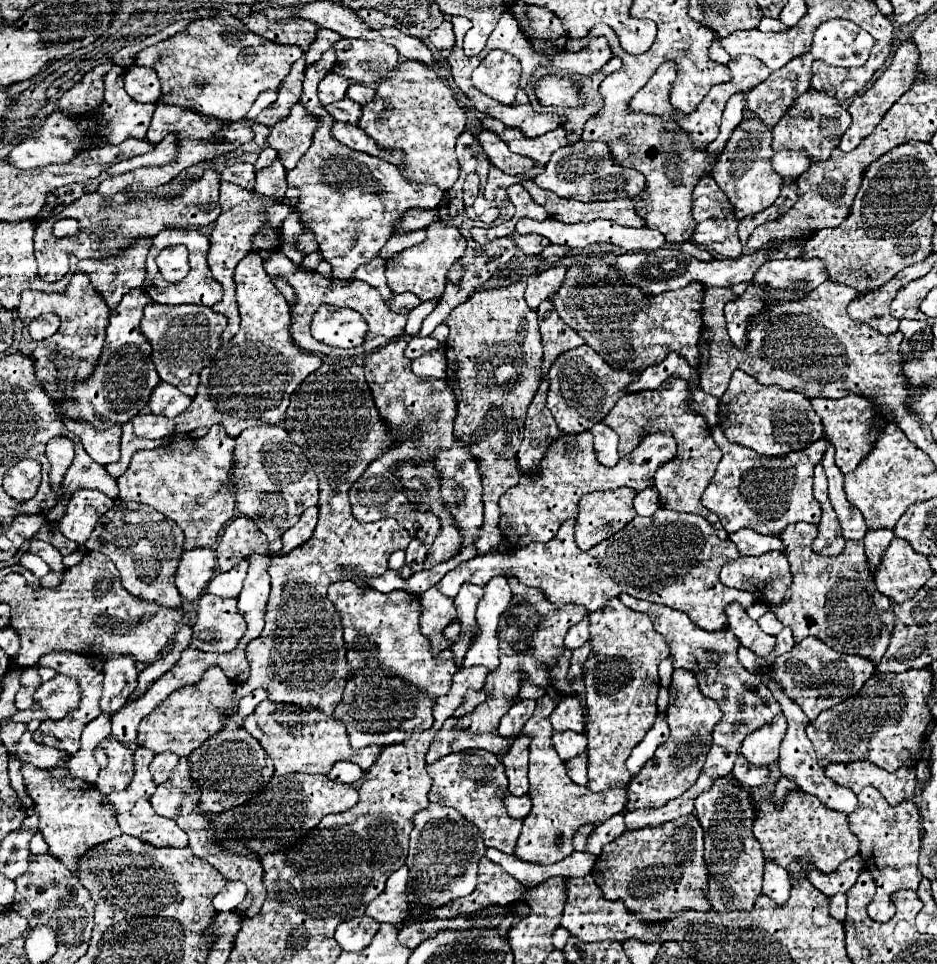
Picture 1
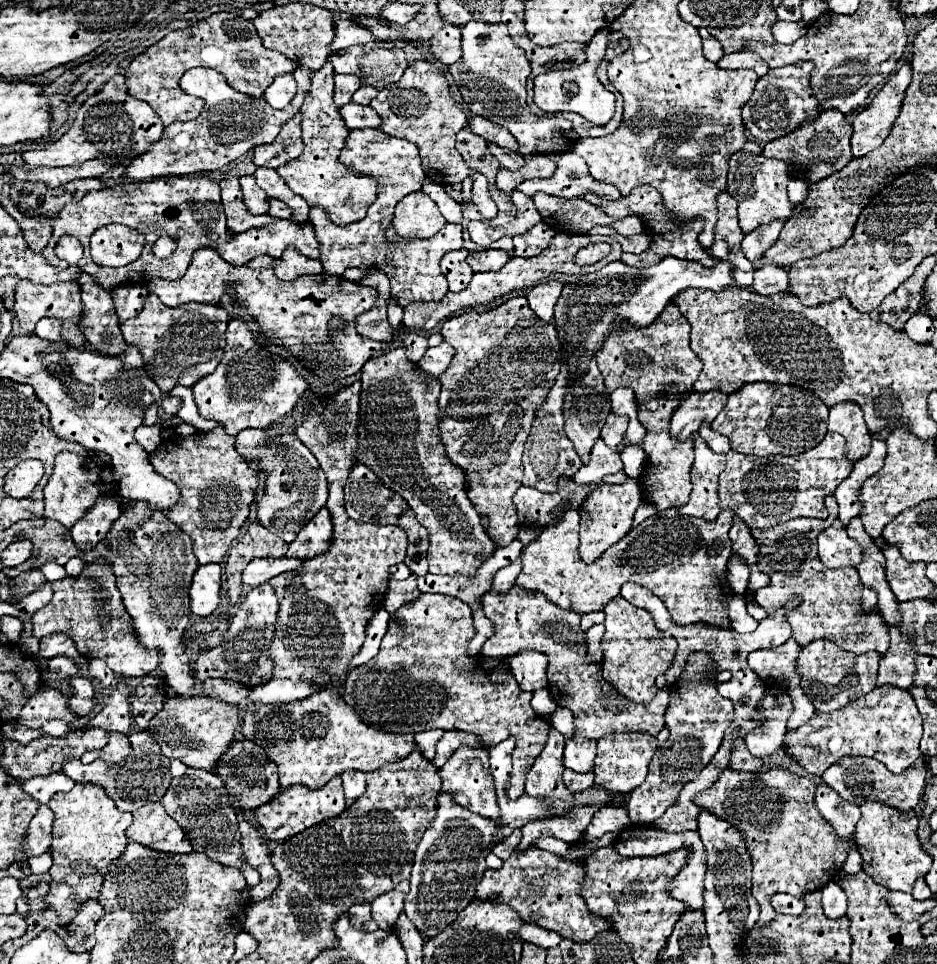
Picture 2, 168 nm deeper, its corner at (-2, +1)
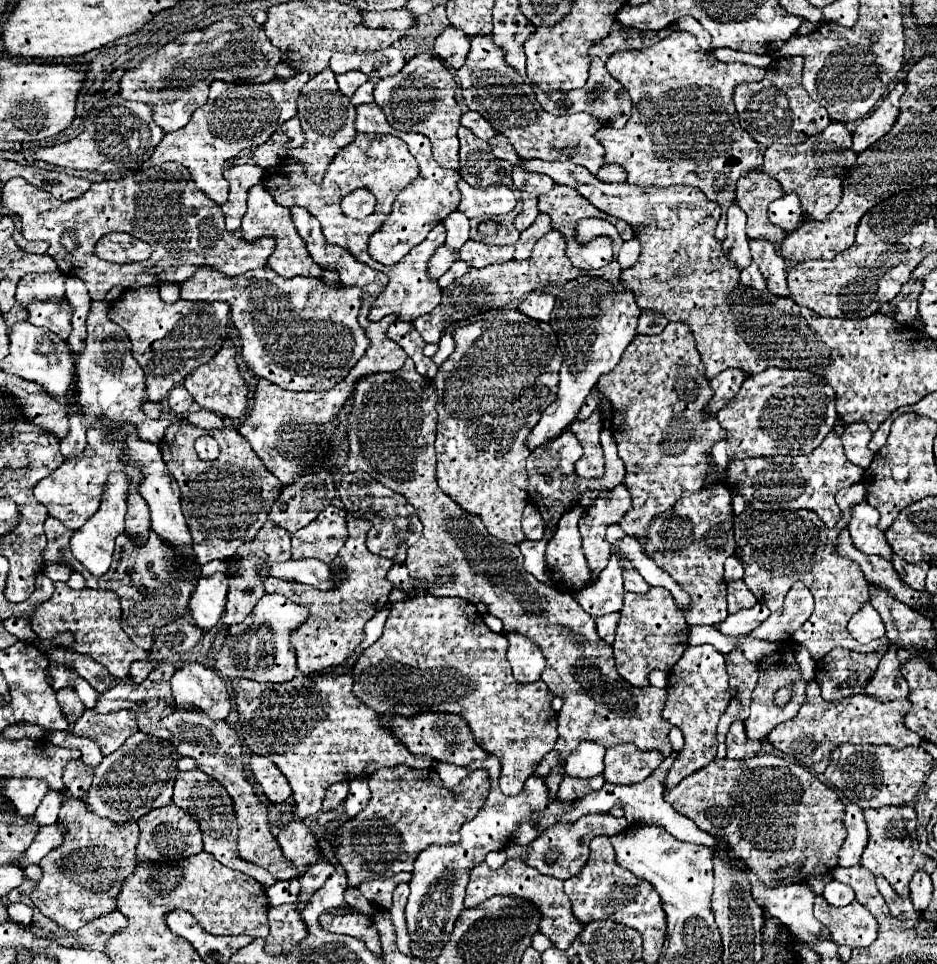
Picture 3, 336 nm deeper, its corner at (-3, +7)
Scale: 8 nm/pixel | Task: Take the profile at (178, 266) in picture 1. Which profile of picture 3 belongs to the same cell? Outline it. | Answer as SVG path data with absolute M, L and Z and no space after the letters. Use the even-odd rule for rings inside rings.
M161 164L143 172L125 176L121 180L105 180L91 184L91 188L69 202L53 198L49 192L37 190L23 178L13 178L3 186L3 204L17 216L21 216L21 232L27 240L49 242L47 254L51 254L59 270L67 276L77 276L87 284L93 300L103 300L113 286L137 288L137 274L153 274L159 282L183 282L193 276L201 266L213 266L225 276L243 274L267 264L267 258L275 250L275 238L257 238L253 242L239 238L225 228L223 210L207 194L197 190L191 178L179 178L179 164ZM65 228L73 228L79 240L79 248L71 254L59 244ZM113 230L129 232L153 246L153 254L145 262L129 262L121 266L109 266L109 262L93 254L95 242Z

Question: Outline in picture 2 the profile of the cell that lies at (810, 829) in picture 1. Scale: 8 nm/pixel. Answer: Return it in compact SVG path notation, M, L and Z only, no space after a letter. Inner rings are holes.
M726 768L720 772L718 780L708 790L694 796L694 804L700 810L712 812L718 818L730 822L746 842L746 850L752 858L752 894L762 910L756 924L758 927L766 926L776 916L774 908L770 905L772 894L792 892L794 896L804 896L832 882L834 876L838 876L838 872L842 870L848 844L844 844L844 840L836 836L832 824L828 824L820 816L814 804L814 792L816 784L810 778L792 774L786 768L770 768L766 772L736 772Z

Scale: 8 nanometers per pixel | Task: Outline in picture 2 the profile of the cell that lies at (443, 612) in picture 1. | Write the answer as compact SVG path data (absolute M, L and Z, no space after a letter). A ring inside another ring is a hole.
M422 594L418 600L404 604L390 616L388 632L382 638L378 656L348 674L346 682L342 684L342 696L348 706L356 708L356 714L360 714L366 724L372 724L374 728L384 728L386 732L418 734L432 728L456 728L478 736L484 748L492 748L498 742L514 736L516 746L512 752L513 766L506 788L506 796L514 800L524 794L528 768L532 768L534 758L544 750L550 724L530 708L532 692L524 692L518 688L504 660L488 660L482 654L472 656L468 652L468 644L474 634L476 628L472 624L472 610L468 604L454 596Z

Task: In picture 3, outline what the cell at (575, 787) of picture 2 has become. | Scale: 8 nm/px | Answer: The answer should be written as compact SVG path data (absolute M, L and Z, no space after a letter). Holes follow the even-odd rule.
M567 774L563 776L563 782L559 786L557 798L561 800L575 800L581 794L587 794L591 790L599 790L605 784L603 776L593 776L593 778L569 778Z

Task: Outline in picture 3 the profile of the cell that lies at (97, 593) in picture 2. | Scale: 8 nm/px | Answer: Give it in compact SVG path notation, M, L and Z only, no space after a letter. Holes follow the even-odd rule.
M55 582L55 592L49 602L43 602L33 614L33 632L39 640L47 640L57 632L71 630L75 634L75 644L71 650L89 654L115 678L129 678L129 666L137 660L147 660L149 652L133 646L129 636L121 630L121 606L117 594L101 588L83 588L73 590L65 582Z

